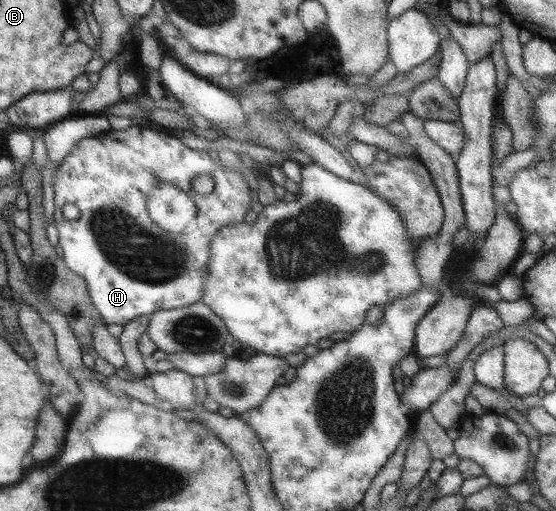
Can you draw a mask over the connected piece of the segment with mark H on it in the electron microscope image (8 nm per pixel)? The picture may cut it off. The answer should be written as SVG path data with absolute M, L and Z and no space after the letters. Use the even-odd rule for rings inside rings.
M132 125L126 130L113 130L110 129L100 135L90 136L82 139L82 141L76 144L76 147L67 155L60 166L56 168L56 173L53 177L54 189L55 189L55 220L59 233L59 245L62 246L64 256L62 260L64 265L68 266L75 274L83 277L86 280L87 286L89 287L90 298L92 299L96 310L104 319L104 324L119 324L123 327L126 326L131 319L138 318L142 315L152 315L155 312L161 310L170 309L181 309L182 307L189 307L190 305L197 303L202 298L204 286L209 274L209 259L210 259L210 248L214 236L223 228L229 225L238 225L245 221L246 214L251 209L252 189L248 186L246 179L240 172L228 168L222 165L220 162L217 163L206 150L192 149L188 147L181 139L178 139L172 134L168 134L165 131L157 131L151 128L145 128L142 126ZM209 175L215 181L213 192L206 197L202 195L196 195L193 191L190 191L190 181L195 177ZM164 185L170 185L170 187L177 187L182 191L188 193L192 198L194 205L196 206L197 212L196 217L188 223L181 231L177 234L171 234L167 232L163 227L160 227L151 217L148 211L148 198L151 191L154 191L156 187L164 187ZM64 205L76 205L80 209L80 217L75 220L68 220L62 215L62 208Z

